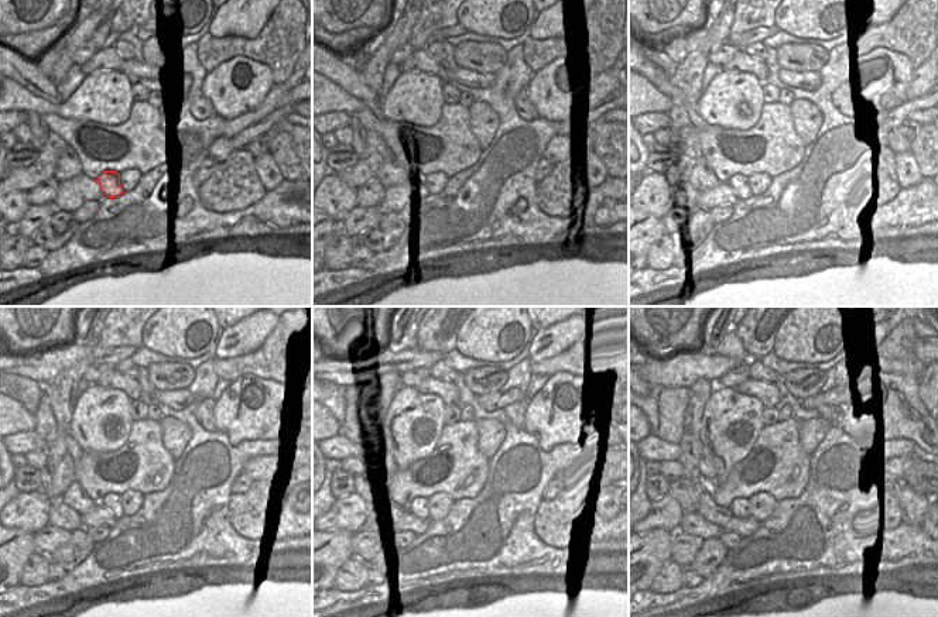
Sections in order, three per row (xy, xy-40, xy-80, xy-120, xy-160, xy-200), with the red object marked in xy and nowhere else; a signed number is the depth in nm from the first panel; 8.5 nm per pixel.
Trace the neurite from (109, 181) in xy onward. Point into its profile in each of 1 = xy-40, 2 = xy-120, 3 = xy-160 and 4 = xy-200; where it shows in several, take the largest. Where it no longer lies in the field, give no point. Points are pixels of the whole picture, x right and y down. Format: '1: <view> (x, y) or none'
1: xy-40 (423, 181)
2: xy-120 (110, 500)
3: xy-160 (420, 507)
4: xy-200 (739, 507)

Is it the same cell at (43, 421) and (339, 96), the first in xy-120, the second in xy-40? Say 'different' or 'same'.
different

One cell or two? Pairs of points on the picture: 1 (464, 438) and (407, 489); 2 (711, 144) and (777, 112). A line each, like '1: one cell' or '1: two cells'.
1: one cell
2: one cell

